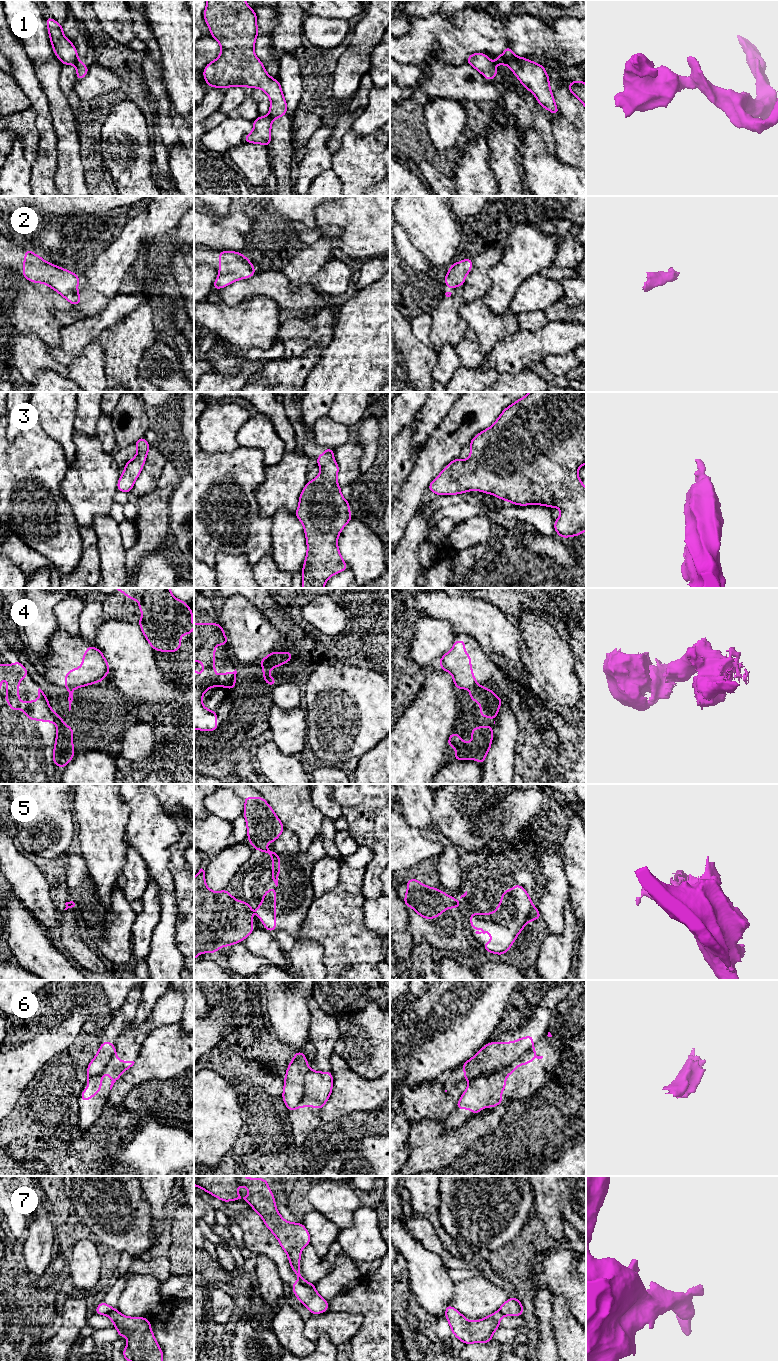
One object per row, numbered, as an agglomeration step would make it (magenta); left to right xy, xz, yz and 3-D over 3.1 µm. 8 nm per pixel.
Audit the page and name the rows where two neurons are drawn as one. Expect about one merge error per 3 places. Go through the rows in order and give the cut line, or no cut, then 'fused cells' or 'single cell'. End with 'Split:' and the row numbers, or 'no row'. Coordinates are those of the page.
1: cut in xy along (78, 57), (74, 65); fused cells
2: no cut; single cell
3: no cut; single cell
4: cut in xy along (64, 686), (72, 688); fused cells
5: cut in xz along (266, 850), (262, 851); fused cells
6: cut in yz along (531, 1045), (505, 1068), (500, 1071), (482, 1073), (470, 1082); fused cells
7: cut in xz along (299, 1280), (314, 1288); fused cells
Split: 1, 4, 5, 6, 7

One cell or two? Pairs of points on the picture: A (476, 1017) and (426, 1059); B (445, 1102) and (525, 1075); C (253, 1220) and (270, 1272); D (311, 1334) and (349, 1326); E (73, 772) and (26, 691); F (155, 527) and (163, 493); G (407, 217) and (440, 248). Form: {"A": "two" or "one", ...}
{"A": "one", "B": "two", "C": "two", "D": "one", "E": "two", "F": "one", "G": "one"}

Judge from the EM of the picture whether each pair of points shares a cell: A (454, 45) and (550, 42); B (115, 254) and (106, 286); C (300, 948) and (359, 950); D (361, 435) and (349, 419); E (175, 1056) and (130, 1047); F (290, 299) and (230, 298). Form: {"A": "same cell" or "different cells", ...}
{"A": "same cell", "B": "same cell", "C": "different cells", "D": "different cells", "E": "different cells", "F": "same cell"}

